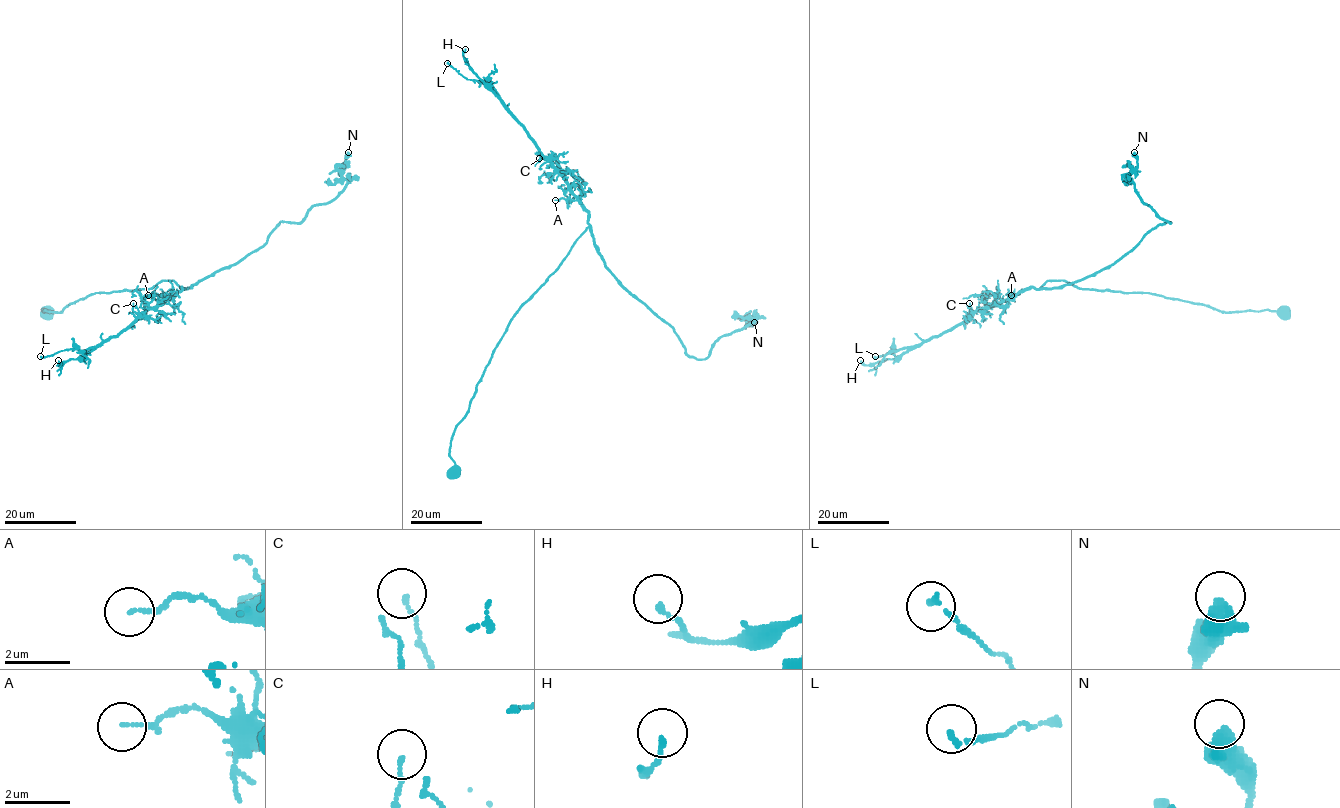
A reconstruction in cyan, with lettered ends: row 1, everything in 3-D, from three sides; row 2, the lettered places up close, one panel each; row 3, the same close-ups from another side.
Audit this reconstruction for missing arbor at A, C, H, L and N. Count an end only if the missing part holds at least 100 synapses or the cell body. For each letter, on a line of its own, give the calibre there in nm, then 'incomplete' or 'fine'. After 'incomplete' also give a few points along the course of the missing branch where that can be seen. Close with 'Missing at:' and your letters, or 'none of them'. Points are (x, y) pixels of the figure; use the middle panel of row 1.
A: calibre 110 nm; fine
C: calibre 110 nm; fine
H: calibre 150 nm; fine
L: calibre 140 nm; fine
N: calibre 360 nm; fine
Missing at: none of them

